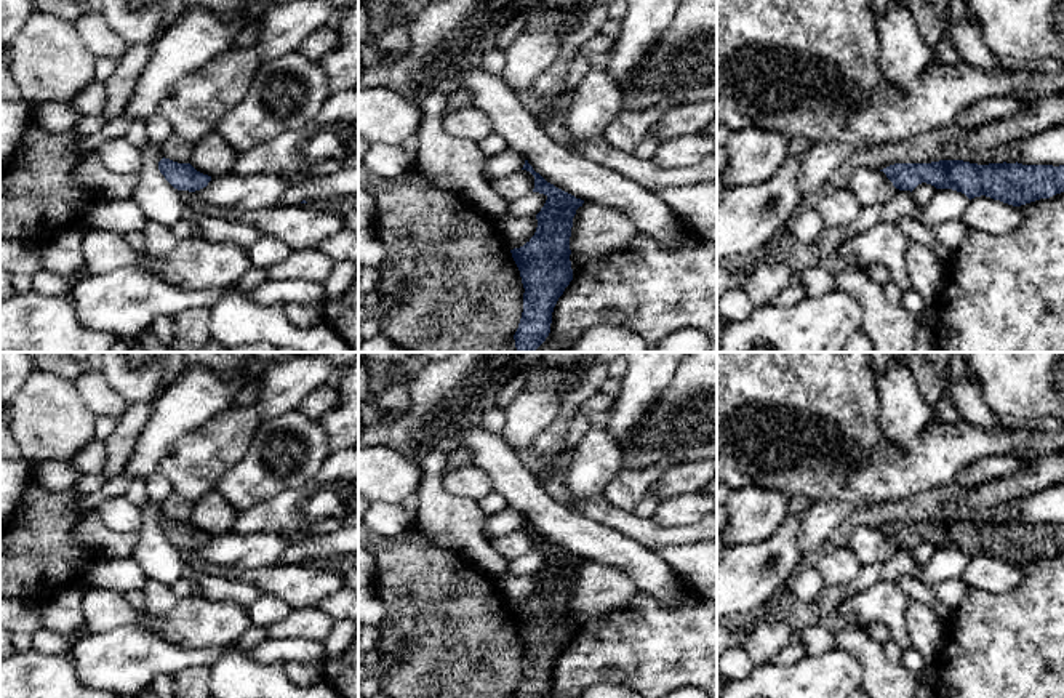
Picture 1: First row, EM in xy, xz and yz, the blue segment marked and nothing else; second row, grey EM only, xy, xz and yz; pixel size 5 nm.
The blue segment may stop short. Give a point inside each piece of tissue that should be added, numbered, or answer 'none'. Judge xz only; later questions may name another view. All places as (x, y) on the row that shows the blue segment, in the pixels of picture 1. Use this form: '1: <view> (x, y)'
none

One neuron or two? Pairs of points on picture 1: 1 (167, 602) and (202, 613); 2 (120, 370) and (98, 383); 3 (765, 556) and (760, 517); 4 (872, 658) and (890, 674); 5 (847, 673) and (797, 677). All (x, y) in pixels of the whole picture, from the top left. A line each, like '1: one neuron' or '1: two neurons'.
1: two neurons
2: two neurons
3: two neurons
4: one neuron
5: one neuron

